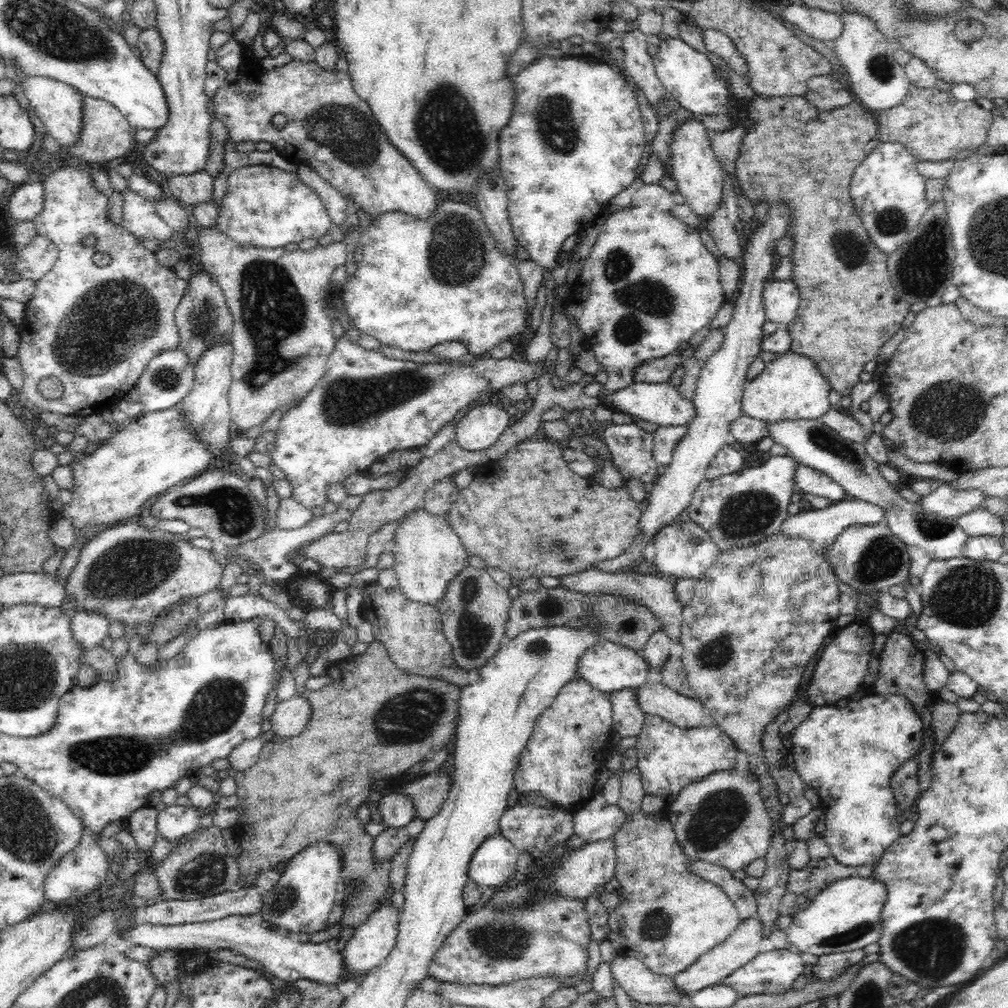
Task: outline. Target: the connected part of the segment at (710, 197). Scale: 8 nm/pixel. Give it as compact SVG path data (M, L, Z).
M695 118L686 119L673 131L669 147L672 151L671 177L677 182L677 190L697 216L709 220L722 202L724 171L717 162L707 129Z

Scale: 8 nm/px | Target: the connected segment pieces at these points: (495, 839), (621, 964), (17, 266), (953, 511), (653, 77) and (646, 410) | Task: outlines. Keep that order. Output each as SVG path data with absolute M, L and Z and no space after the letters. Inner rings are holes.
M501 832L486 837L471 856L468 876L481 886L498 886L516 874L517 848Z
M618 955L618 957L611 961L610 970L618 986L625 990L631 1000L637 1000L641 1004L677 1005L683 997L688 995L683 994L677 986L674 986L673 976L654 974L645 964L642 964L641 960L634 957Z
M38 233L18 254L13 264L18 279L32 280L38 283L42 276L52 270L58 260L58 247L46 236Z
M942 482L936 490L929 495L919 498L916 502L920 508L940 514L945 517L958 518L961 514L972 509L980 509L984 496L979 490L954 490L948 483Z
M640 29L626 32L623 38L625 70L631 75L637 86L644 92L654 108L658 101L670 94L660 82L655 71L653 57L646 49L646 38Z
M633 382L602 399L600 404L611 411L628 414L636 419L659 424L659 426L684 426L690 424L696 415L694 403L684 398L677 387L670 383Z

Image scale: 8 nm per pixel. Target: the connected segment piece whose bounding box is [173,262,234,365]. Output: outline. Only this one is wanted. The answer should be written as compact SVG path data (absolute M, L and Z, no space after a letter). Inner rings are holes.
M199 262L193 263L192 278L187 280L188 290L182 295L177 309L174 311L174 322L178 327L179 345L177 348L186 353L192 364L198 362L198 358L214 344L231 340L234 326L232 313L227 305L221 287L216 280L209 276L209 272L202 268Z

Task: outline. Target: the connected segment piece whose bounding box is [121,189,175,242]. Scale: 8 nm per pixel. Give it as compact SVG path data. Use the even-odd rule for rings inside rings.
M129 189L121 192L123 202L123 226L138 240L165 240L172 239L175 231L156 213L152 201Z

